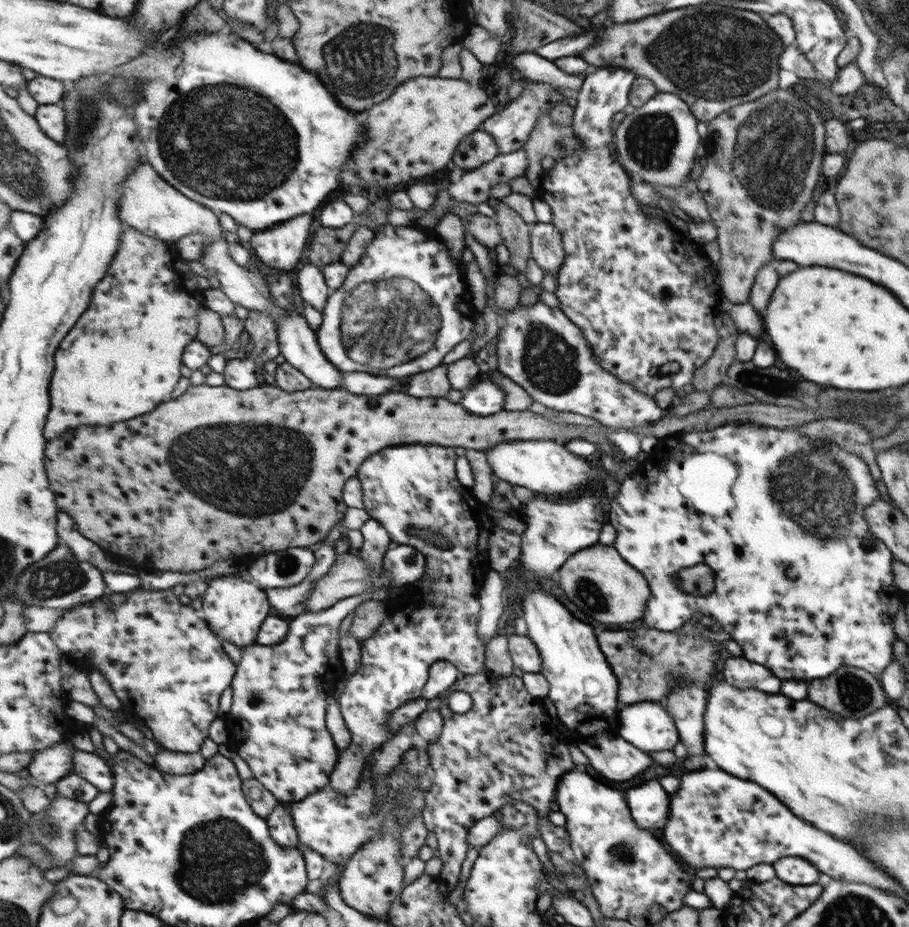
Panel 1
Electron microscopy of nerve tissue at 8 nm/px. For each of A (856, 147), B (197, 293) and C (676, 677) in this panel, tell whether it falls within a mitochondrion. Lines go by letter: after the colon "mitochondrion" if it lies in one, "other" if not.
A: other
B: other
C: mitochondrion

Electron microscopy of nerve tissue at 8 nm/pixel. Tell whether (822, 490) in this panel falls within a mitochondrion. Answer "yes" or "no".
yes

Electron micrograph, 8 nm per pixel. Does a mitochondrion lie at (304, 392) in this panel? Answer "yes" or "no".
no

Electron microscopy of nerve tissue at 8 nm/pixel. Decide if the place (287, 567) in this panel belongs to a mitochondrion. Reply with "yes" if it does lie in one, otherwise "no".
yes

